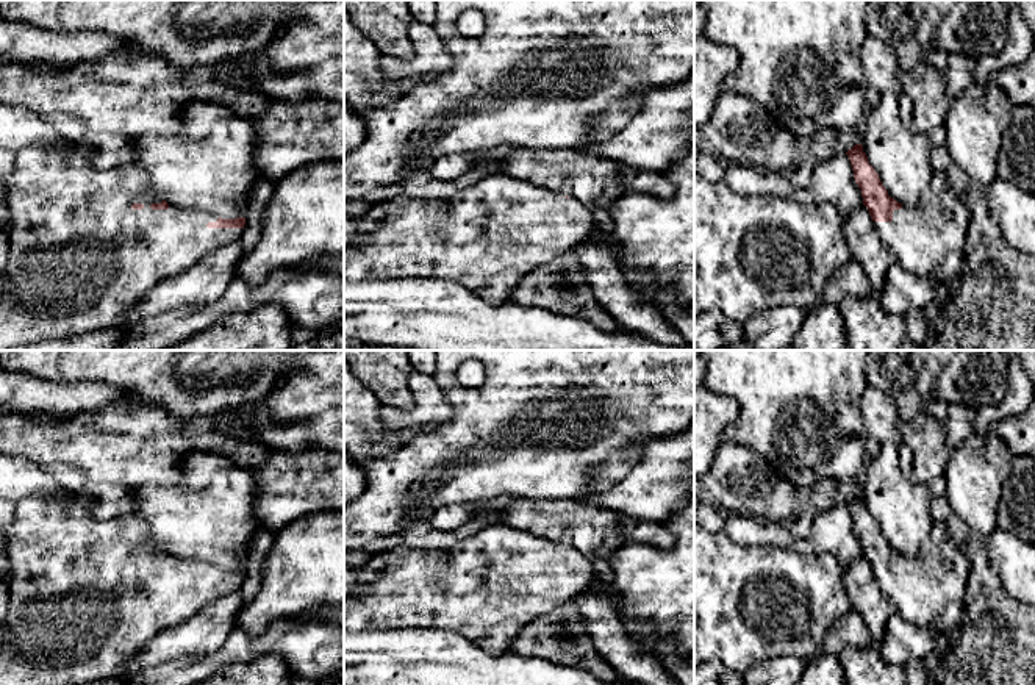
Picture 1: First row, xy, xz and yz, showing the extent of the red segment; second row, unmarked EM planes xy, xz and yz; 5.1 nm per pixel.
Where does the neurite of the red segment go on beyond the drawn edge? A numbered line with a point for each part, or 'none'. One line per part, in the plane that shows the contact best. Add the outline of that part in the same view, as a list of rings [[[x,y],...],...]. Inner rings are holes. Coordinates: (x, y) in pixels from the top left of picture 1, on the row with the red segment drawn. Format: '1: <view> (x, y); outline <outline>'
1: xy (80, 258); outline [[[39,147],[20,150],[8,197],[11,252],[0,274],[0,350],[130,325],[125,313],[136,308],[155,285],[186,272],[203,256],[242,236],[242,228],[208,228],[208,222],[219,219],[210,213],[188,211],[174,203],[167,210],[150,208],[161,202],[149,175],[136,166],[98,170],[78,152],[63,156]]]

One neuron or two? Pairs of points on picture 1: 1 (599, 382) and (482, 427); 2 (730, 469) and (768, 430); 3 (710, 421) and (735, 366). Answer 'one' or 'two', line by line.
1: one
2: two
3: two

